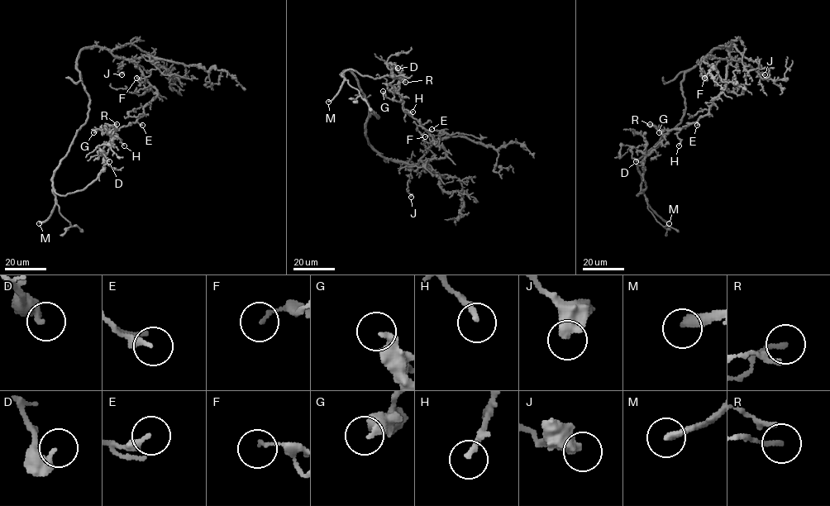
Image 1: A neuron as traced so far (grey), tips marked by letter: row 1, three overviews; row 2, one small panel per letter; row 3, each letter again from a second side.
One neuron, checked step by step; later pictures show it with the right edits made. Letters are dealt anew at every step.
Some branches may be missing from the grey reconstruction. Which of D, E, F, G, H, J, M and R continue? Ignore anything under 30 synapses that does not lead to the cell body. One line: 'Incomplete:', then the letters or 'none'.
Incomplete: M

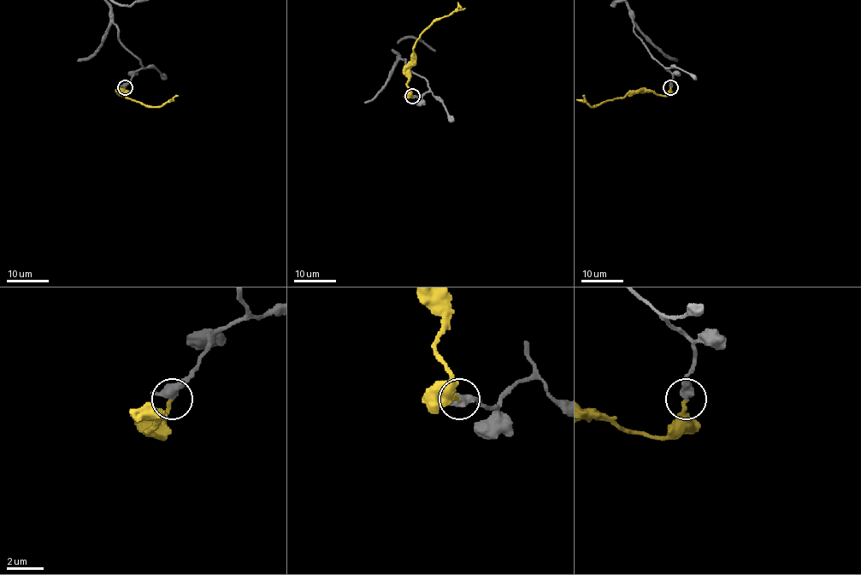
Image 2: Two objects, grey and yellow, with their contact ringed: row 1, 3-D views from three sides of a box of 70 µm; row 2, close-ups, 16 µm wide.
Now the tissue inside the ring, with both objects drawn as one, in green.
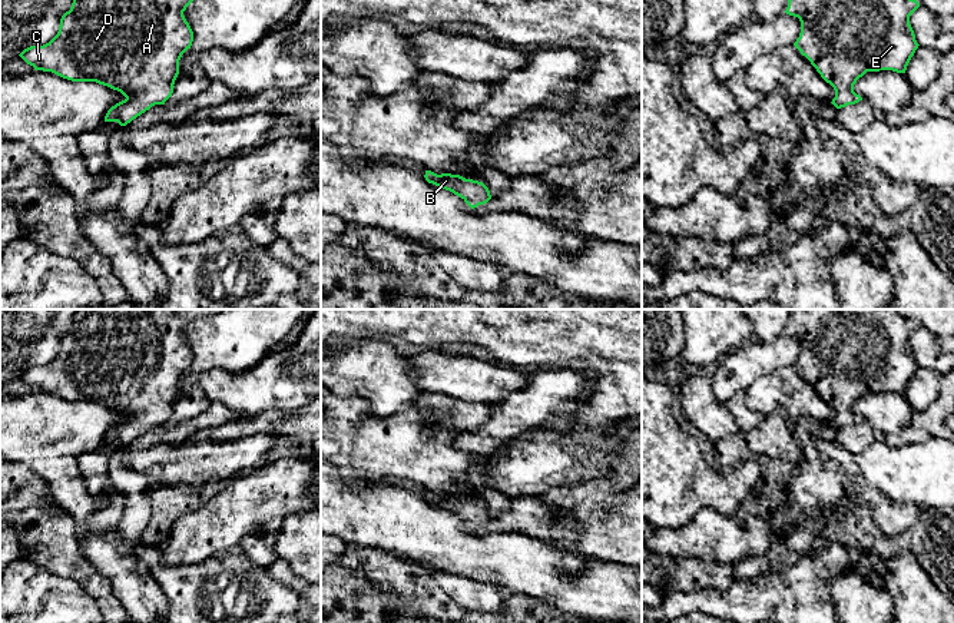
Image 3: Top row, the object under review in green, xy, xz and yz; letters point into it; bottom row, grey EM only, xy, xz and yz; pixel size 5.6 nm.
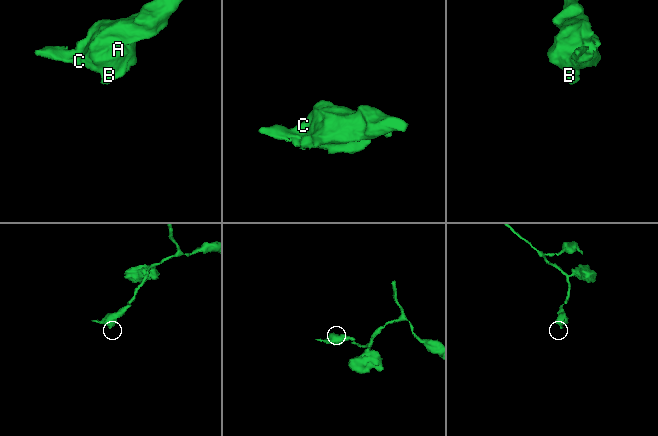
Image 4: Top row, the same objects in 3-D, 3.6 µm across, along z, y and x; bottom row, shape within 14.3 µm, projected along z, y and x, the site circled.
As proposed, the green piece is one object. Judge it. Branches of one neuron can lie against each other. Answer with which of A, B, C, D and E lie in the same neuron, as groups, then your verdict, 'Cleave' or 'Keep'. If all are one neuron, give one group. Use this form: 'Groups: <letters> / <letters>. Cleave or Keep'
Groups: A B C D E. Keep

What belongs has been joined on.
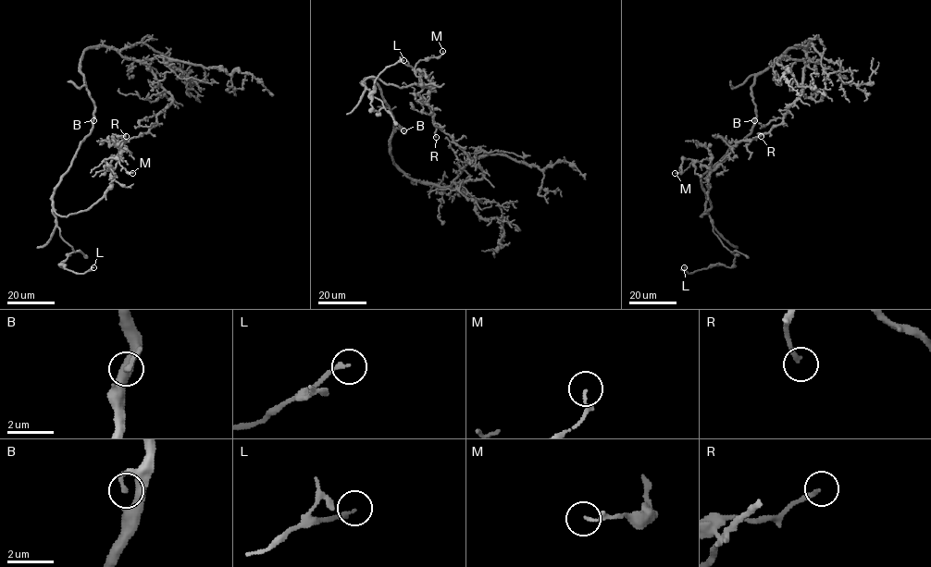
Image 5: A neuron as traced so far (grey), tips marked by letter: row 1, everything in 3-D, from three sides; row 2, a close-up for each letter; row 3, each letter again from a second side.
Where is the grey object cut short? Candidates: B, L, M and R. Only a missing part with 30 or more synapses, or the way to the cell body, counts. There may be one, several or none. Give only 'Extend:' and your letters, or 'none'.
Extend: none

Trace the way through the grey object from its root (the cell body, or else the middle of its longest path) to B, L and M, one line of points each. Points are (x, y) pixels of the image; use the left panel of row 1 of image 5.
B: (132, 137), (122, 141), (108, 166), (111, 187), (105, 193), (87, 209), (60, 216), (55, 190), (93, 120)
L: (132, 137), (111, 162), (111, 187), (101, 198), (66, 216), (52, 210), (73, 251), (61, 266), (93, 267)
M: (132, 137), (122, 141), (119, 153), (108, 166), (112, 170), (105, 159), (116, 158), (132, 173)

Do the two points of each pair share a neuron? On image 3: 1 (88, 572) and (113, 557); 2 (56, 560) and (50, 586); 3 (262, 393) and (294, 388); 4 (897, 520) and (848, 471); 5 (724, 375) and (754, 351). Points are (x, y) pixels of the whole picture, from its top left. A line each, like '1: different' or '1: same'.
1: different
2: different
3: same
4: same
5: same

